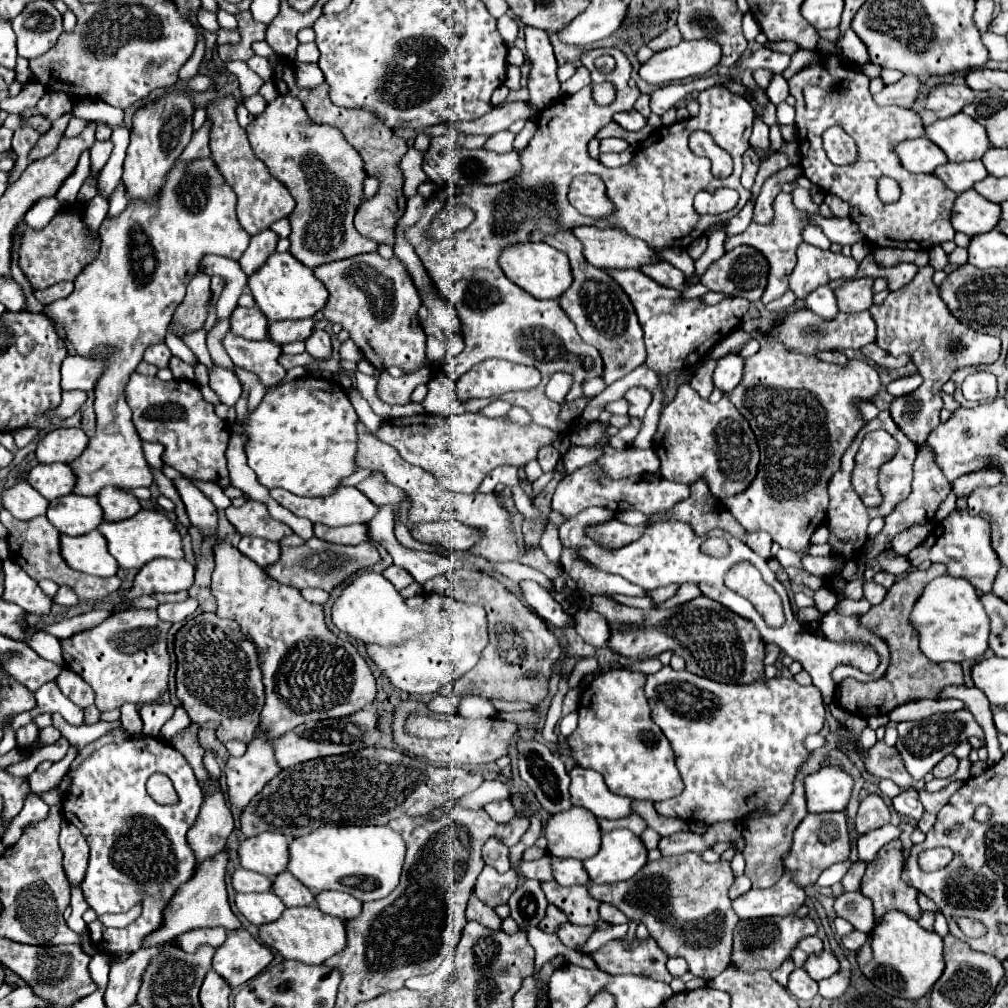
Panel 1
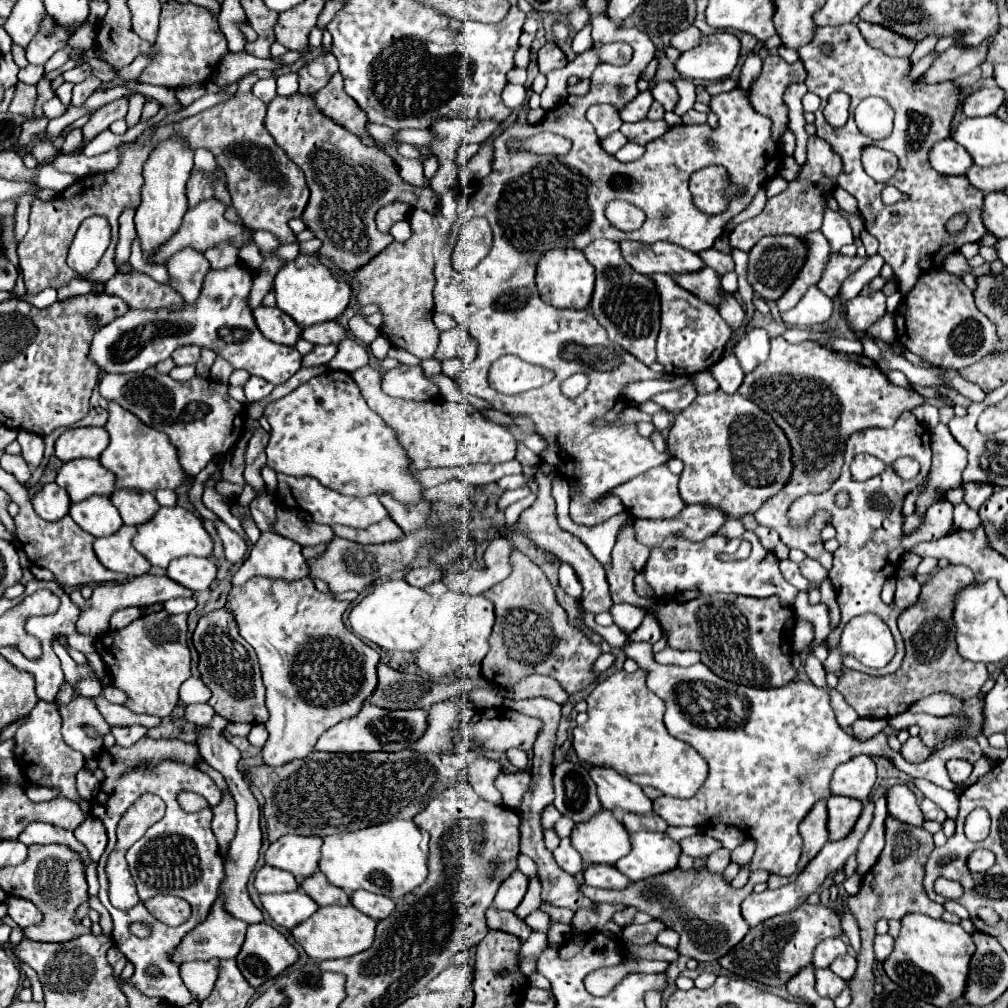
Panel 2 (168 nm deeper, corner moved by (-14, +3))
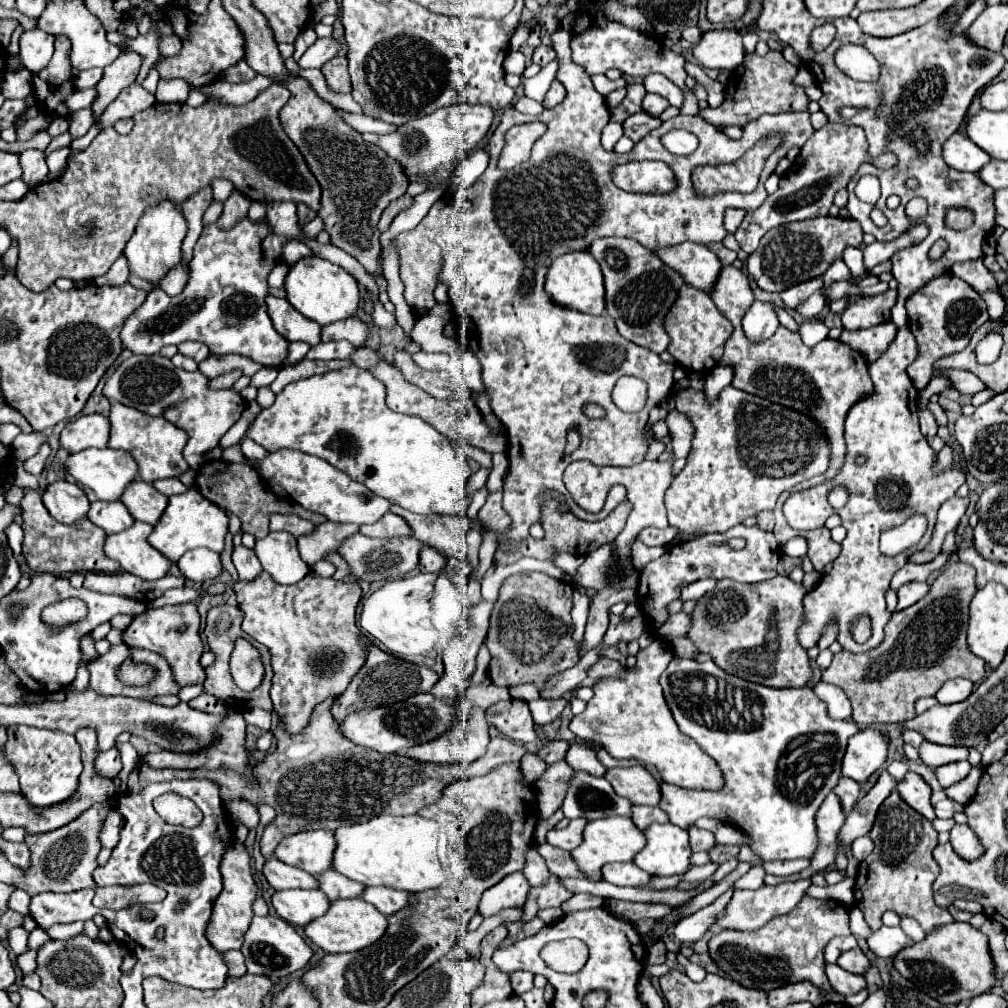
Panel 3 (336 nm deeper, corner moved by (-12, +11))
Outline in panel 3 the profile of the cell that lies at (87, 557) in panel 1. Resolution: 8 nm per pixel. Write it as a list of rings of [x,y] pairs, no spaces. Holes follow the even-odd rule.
[[[134,522],[128,530],[112,534],[106,538],[104,552],[130,574],[136,574],[144,580],[158,580],[168,574],[172,562],[160,554],[154,546],[148,544],[148,536],[154,526],[144,522]]]

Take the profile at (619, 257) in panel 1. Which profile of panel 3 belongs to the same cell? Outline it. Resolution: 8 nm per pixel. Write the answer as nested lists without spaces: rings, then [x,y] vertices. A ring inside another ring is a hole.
[[[686,242],[686,244],[656,250],[656,252],[662,258],[662,262],[674,268],[676,272],[680,272],[690,286],[706,294],[712,292],[718,280],[718,272],[722,270],[722,264],[712,250],[708,250],[702,244]]]

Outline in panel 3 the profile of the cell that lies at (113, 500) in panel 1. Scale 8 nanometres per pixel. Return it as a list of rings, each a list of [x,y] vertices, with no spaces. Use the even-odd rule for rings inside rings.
[[[142,480],[130,484],[130,488],[126,488],[120,500],[126,504],[134,520],[148,522],[152,526],[160,520],[162,512],[168,506],[168,498],[160,494],[150,482],[142,482]]]

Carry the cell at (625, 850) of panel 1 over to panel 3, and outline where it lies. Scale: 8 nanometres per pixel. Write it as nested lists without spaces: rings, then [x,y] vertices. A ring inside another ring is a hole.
[[[650,824],[648,830],[644,832],[648,838],[646,848],[634,858],[634,864],[640,866],[642,870],[646,870],[652,876],[680,876],[684,872],[690,870],[690,856],[692,850],[688,846],[688,832],[674,826],[674,824]]]

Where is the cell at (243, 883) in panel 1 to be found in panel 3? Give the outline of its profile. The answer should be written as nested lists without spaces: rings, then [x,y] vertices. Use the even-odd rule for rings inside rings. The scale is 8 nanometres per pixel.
[[[272,858],[264,866],[264,874],[272,888],[276,890],[288,890],[288,888],[318,888],[318,880],[304,872],[302,868],[288,866],[280,862],[278,858]]]

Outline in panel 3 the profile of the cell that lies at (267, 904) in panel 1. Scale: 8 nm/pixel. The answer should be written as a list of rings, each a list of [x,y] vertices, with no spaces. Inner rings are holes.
[[[280,890],[274,894],[272,904],[278,916],[296,926],[310,924],[330,908],[330,900],[320,890]]]

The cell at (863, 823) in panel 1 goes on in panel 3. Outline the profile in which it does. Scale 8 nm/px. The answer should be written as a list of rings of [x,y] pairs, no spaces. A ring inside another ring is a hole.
[[[908,772],[904,776],[904,780],[896,786],[898,792],[902,794],[902,798],[916,810],[920,812],[922,816],[926,816],[928,820],[934,820],[936,814],[934,814],[934,808],[932,808],[932,802],[930,802],[930,796],[932,796],[932,788],[924,782],[924,778],[916,772]]]

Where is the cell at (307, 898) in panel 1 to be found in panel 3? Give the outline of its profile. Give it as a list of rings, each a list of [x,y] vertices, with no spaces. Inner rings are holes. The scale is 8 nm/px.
[[[328,870],[324,874],[318,876],[320,882],[320,890],[330,898],[330,900],[338,900],[338,898],[358,898],[364,892],[364,884],[358,884],[342,874],[338,874],[336,870]]]

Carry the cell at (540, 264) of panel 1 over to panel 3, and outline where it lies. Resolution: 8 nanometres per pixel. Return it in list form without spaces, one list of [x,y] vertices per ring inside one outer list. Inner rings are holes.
[[[568,252],[558,256],[546,276],[546,292],[554,298],[556,304],[568,306],[578,312],[600,316],[606,312],[606,292],[604,292],[604,276],[600,264],[594,260],[590,252]]]

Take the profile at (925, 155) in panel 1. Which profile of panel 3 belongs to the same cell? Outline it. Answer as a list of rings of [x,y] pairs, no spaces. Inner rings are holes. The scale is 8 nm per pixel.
[[[956,132],[944,144],[944,160],[954,170],[978,174],[992,156],[982,152],[982,148],[978,148],[964,132]]]

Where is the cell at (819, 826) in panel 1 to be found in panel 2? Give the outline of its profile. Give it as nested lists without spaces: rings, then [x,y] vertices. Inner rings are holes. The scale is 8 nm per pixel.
[[[846,796],[828,798],[828,840],[836,842],[852,832],[858,816],[862,812],[862,802]]]

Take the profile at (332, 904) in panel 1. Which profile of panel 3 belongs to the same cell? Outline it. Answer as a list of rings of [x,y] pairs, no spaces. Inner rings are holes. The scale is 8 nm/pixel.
[[[376,886],[376,888],[366,888],[362,898],[366,902],[374,904],[384,916],[392,916],[400,908],[408,906],[410,894],[402,892],[402,890],[392,890],[392,888],[386,888],[386,886]]]

